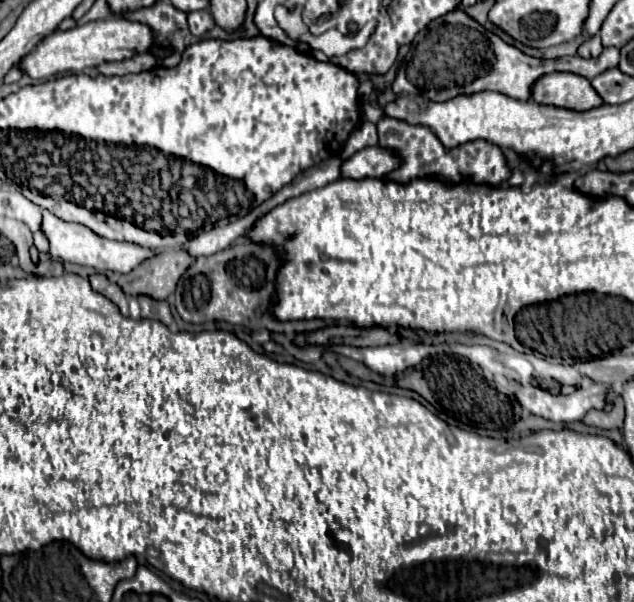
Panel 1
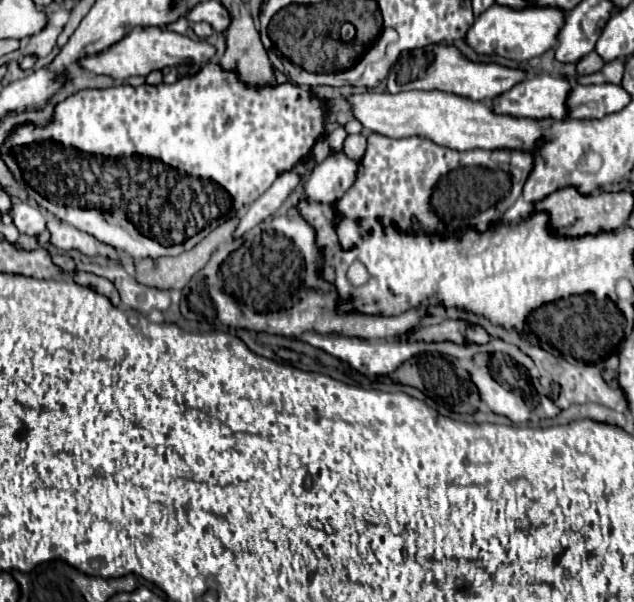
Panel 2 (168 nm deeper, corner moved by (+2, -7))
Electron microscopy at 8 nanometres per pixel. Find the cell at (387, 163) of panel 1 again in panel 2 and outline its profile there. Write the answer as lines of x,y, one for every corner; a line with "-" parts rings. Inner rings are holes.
338,123
327,125
335,125
327,137
331,153
325,161
321,161
319,165
313,167
309,179
303,183
303,189
305,189
305,197
309,201
335,203
357,181
359,165
357,165
357,161
341,155
341,147
347,137
344,127

